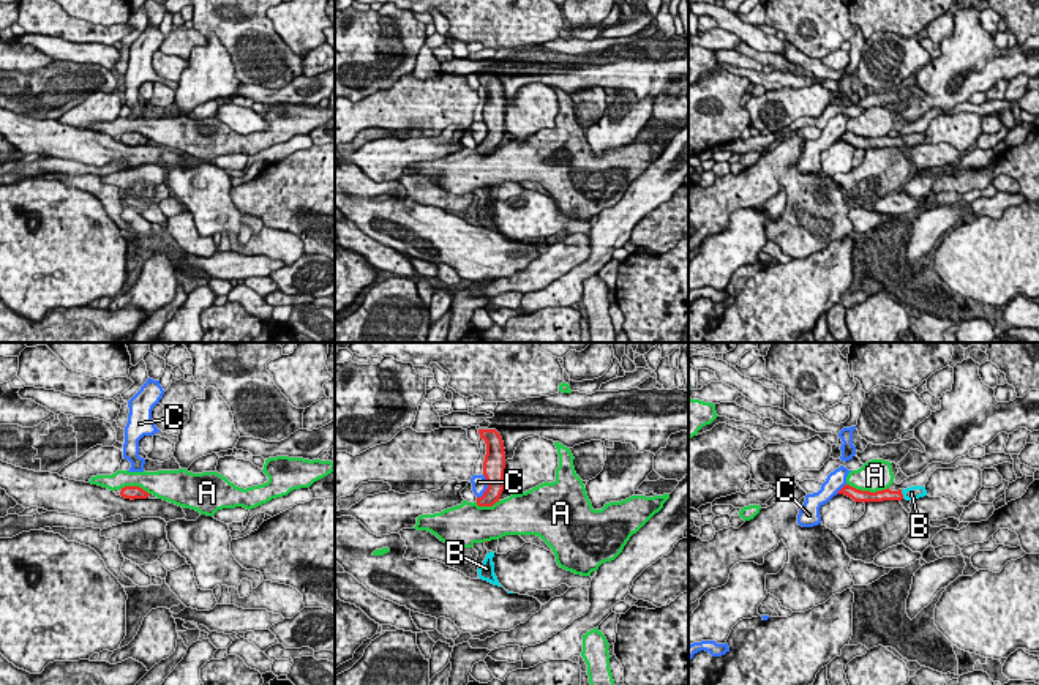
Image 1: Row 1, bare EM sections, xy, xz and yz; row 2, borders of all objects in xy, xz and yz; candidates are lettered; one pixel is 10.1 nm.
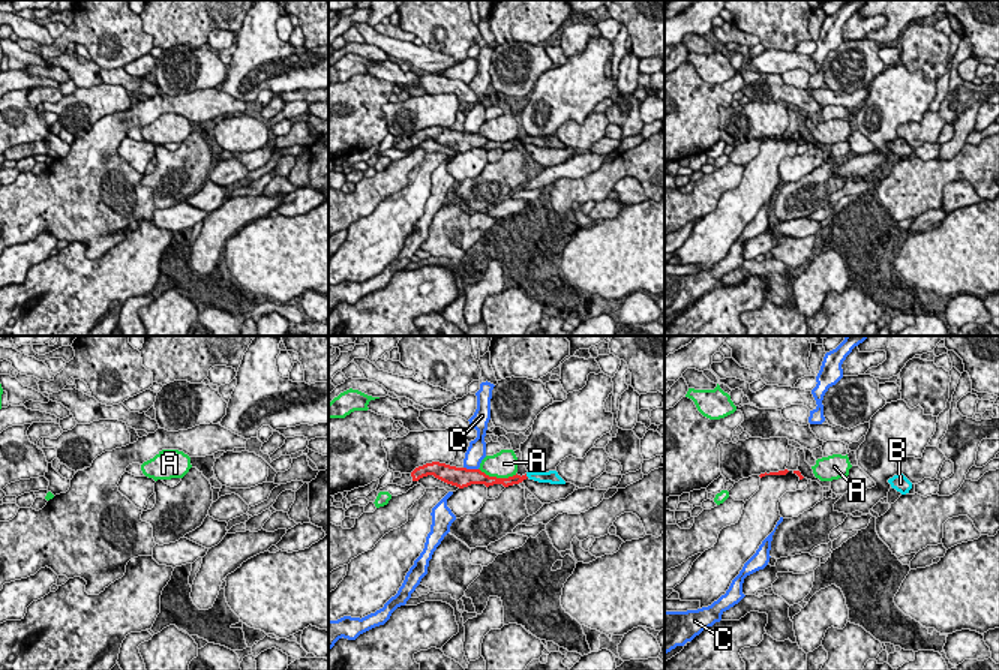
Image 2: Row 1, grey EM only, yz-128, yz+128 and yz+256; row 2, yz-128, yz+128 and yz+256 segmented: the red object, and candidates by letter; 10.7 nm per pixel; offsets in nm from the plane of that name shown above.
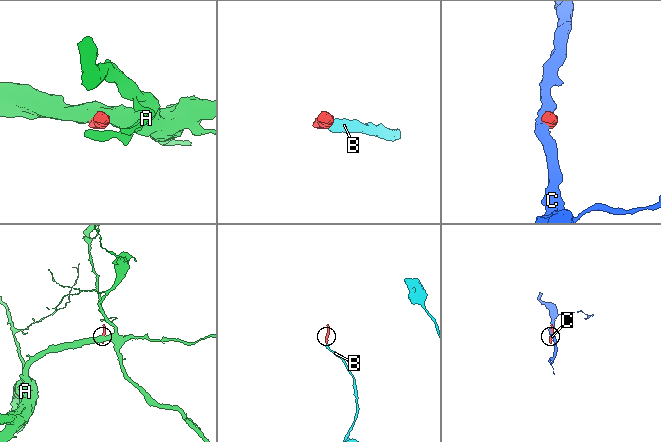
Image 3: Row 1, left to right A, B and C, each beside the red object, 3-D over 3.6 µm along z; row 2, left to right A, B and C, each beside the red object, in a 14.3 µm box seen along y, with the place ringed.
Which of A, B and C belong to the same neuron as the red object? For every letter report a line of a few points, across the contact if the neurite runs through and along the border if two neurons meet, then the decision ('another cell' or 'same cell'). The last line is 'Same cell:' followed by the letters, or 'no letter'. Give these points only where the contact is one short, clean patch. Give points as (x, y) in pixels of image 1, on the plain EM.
A: another cell
B: yz (886, 141), (902, 141), (911, 139) | same cell
C: xz (483, 120), (487, 136), (477, 144) | another cell
Same cell: B

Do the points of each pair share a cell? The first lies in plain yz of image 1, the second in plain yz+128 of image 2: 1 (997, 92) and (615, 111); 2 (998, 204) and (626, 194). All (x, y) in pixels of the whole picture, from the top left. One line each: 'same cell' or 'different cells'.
1: different cells
2: different cells

